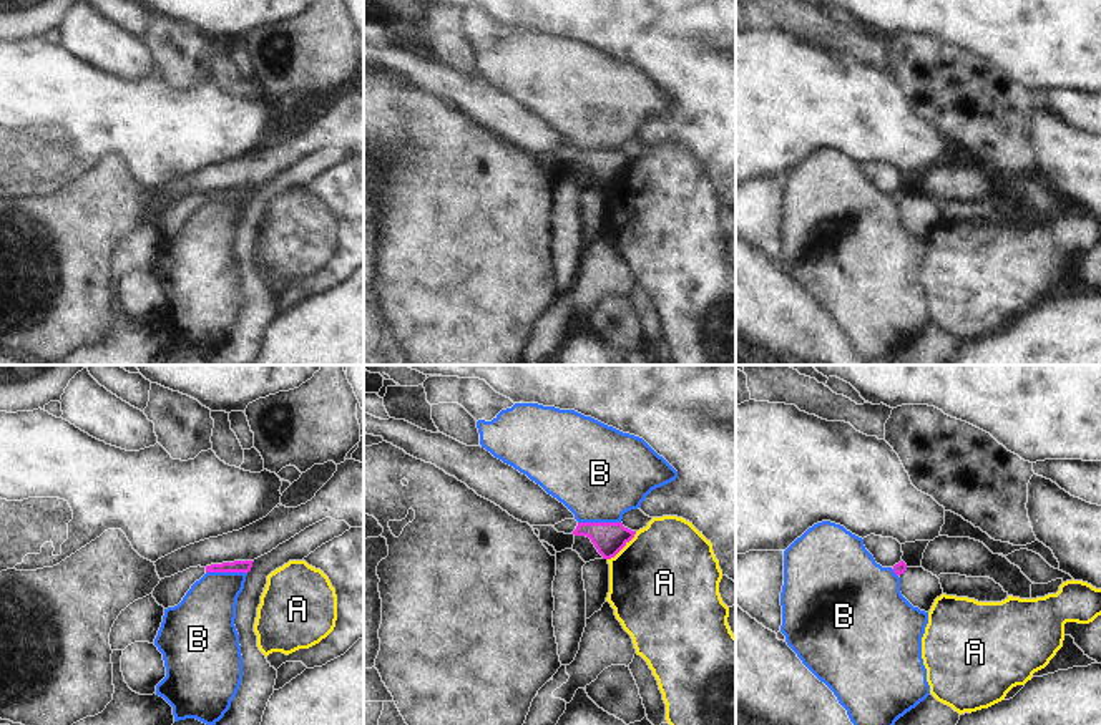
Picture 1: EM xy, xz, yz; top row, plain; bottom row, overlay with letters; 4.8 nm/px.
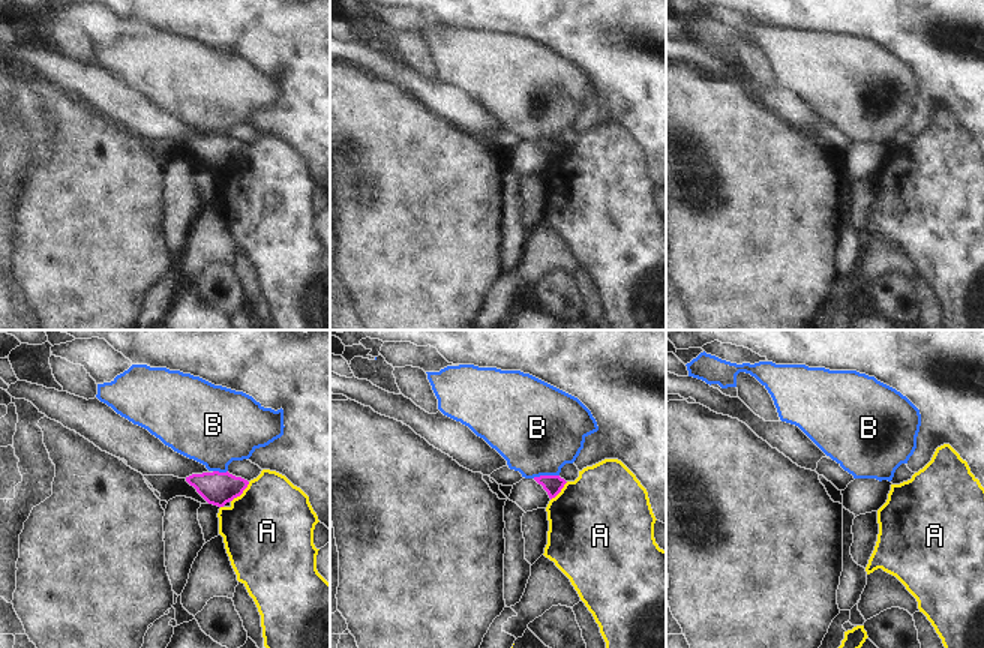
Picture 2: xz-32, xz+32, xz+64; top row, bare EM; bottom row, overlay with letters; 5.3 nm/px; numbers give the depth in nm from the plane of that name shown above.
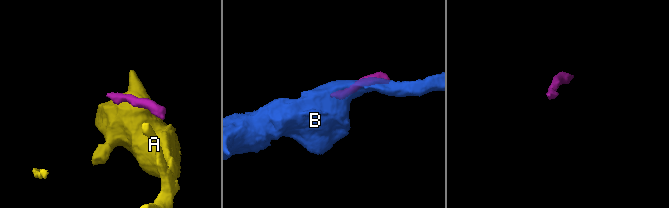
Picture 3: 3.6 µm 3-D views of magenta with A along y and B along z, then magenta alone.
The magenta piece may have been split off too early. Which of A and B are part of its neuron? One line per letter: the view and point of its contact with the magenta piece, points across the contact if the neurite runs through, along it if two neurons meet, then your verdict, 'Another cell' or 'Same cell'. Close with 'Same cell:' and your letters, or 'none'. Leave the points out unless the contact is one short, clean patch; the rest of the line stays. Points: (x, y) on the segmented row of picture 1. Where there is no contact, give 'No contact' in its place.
A: Touches magenta at xz (623, 546). Another cell
B: Touches magenta at xz (600, 523). Boundary: xz (578, 521), (620, 523). Another cell
Same cell: none

